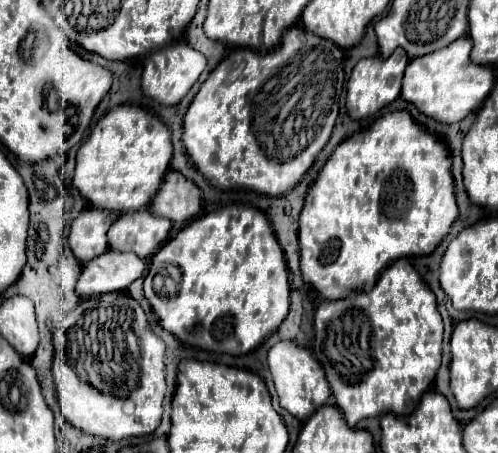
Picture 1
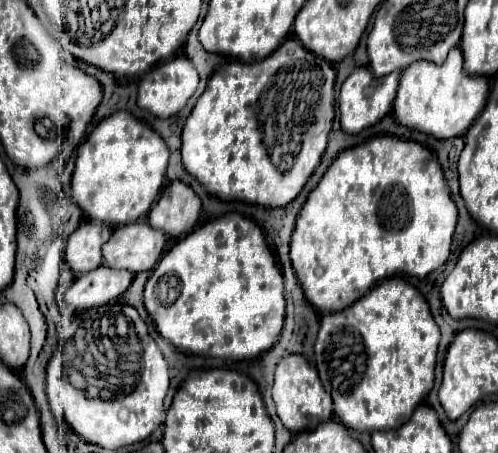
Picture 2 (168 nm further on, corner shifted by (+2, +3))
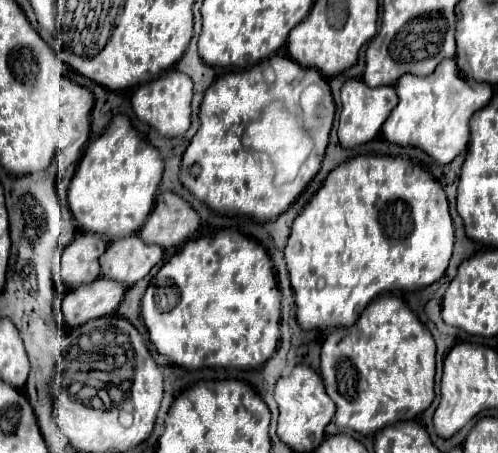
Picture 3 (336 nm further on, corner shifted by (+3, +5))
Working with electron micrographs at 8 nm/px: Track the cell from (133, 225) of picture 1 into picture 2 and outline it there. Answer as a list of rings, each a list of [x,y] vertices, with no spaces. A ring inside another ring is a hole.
[[[138,220],[136,224],[124,224],[120,228],[114,228],[110,240],[102,248],[104,264],[116,270],[130,270],[132,274],[152,270],[156,262],[160,260],[166,246],[166,236],[160,230],[154,230],[146,220]]]

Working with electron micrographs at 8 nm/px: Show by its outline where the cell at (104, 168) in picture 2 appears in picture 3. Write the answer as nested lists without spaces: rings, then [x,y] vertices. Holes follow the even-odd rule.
[[[117,116],[85,150],[69,184],[69,210],[83,232],[99,234],[107,242],[137,234],[153,208],[161,174],[161,154],[139,138],[125,116]]]

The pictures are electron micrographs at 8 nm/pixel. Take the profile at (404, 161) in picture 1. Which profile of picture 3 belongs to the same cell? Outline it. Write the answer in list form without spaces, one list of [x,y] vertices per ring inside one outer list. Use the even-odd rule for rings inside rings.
[[[355,156],[333,172],[293,220],[285,246],[285,262],[295,294],[297,322],[303,330],[353,326],[365,306],[381,294],[403,294],[435,284],[453,254],[453,222],[441,184],[407,158]]]

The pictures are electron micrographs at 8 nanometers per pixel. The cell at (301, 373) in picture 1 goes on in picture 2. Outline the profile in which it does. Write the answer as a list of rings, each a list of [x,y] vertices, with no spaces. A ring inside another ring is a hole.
[[[286,354],[276,364],[272,398],[274,398],[276,412],[282,420],[282,424],[290,432],[302,432],[306,428],[314,428],[318,422],[328,420],[332,416],[332,398],[320,384],[316,368],[302,354]]]

